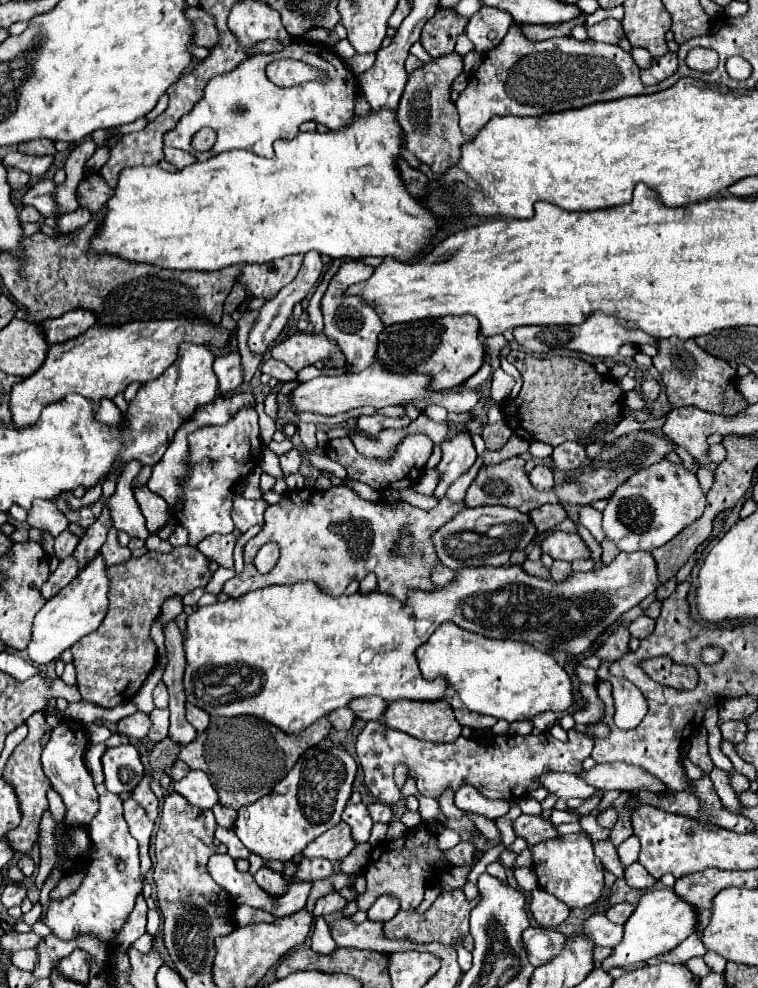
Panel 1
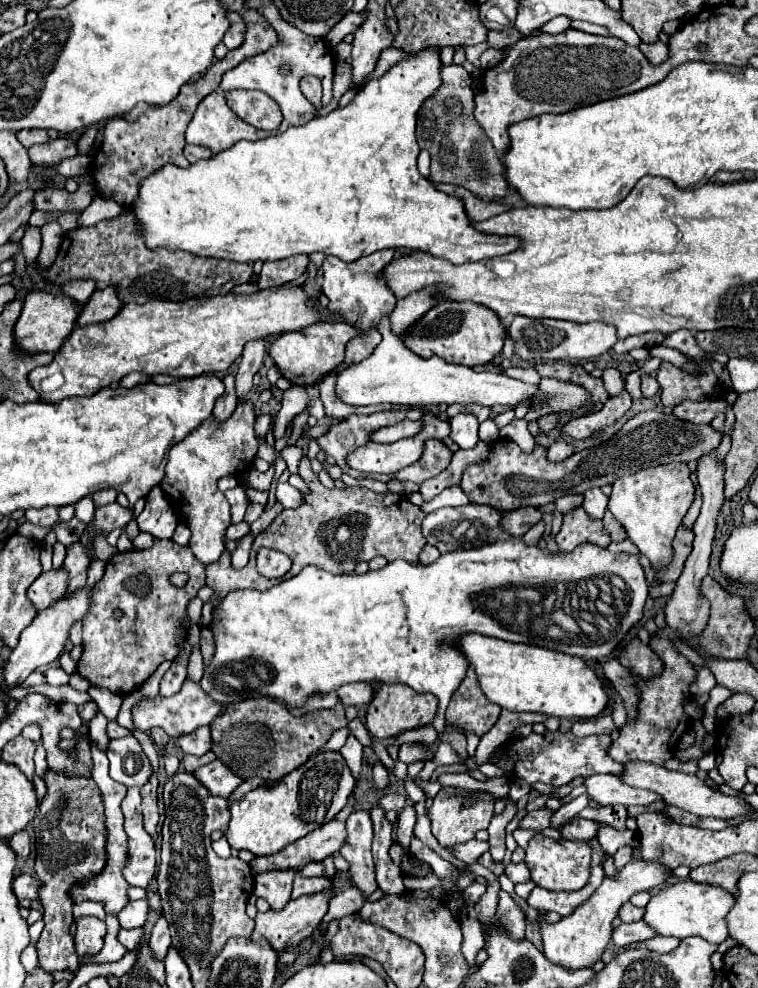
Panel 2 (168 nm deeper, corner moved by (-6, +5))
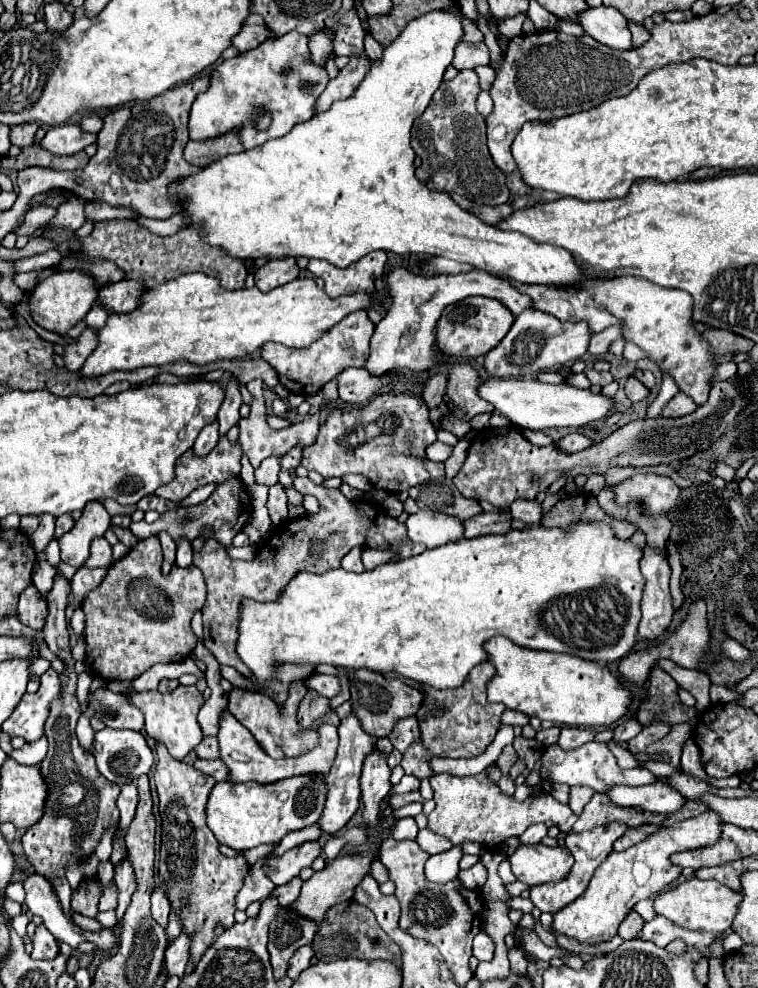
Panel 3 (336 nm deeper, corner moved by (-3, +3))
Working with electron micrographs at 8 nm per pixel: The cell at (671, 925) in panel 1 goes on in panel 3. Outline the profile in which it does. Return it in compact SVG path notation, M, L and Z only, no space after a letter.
M689 878L685 882L681 882L679 886L661 892L655 900L653 900L653 908L657 914L665 916L667 920L671 920L673 924L677 924L679 928L689 928L695 932L717 932L723 934L725 930L731 928L733 916L737 912L737 906L741 902L741 894L733 892L731 888L723 886L721 882L715 880L699 880L699 878Z

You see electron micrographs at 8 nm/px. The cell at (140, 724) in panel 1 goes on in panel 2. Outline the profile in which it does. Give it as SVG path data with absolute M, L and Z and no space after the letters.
M186 680L182 684L182 690L170 698L164 696L156 696L156 700L148 698L148 700L140 700L132 706L132 718L134 718L134 726L142 732L150 732L154 726L164 728L164 732L170 738L180 738L184 734L192 734L194 730L198 730L200 726L212 724L212 720L222 712L222 706L218 702L212 702L212 698L200 688L200 684Z

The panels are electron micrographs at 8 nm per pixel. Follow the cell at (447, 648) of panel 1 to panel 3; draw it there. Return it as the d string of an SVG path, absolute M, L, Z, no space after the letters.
M491 638L485 642L485 652L489 662L495 666L495 674L487 684L487 696L491 702L501 702L509 710L525 712L527 716L537 716L541 720L551 720L559 726L579 726L579 728L591 728L591 726L607 726L617 722L629 706L629 690L601 664L581 660L577 656L565 656L557 652L543 652L543 650L529 650L519 648L507 638Z

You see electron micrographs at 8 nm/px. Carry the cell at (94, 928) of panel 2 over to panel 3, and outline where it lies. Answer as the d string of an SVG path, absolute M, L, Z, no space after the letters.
M91 880L91 882L83 884L73 894L73 900L71 900L73 912L89 916L89 918L97 918L97 914L99 914L99 908L97 908L99 896L101 896L101 886L97 884L97 880Z

